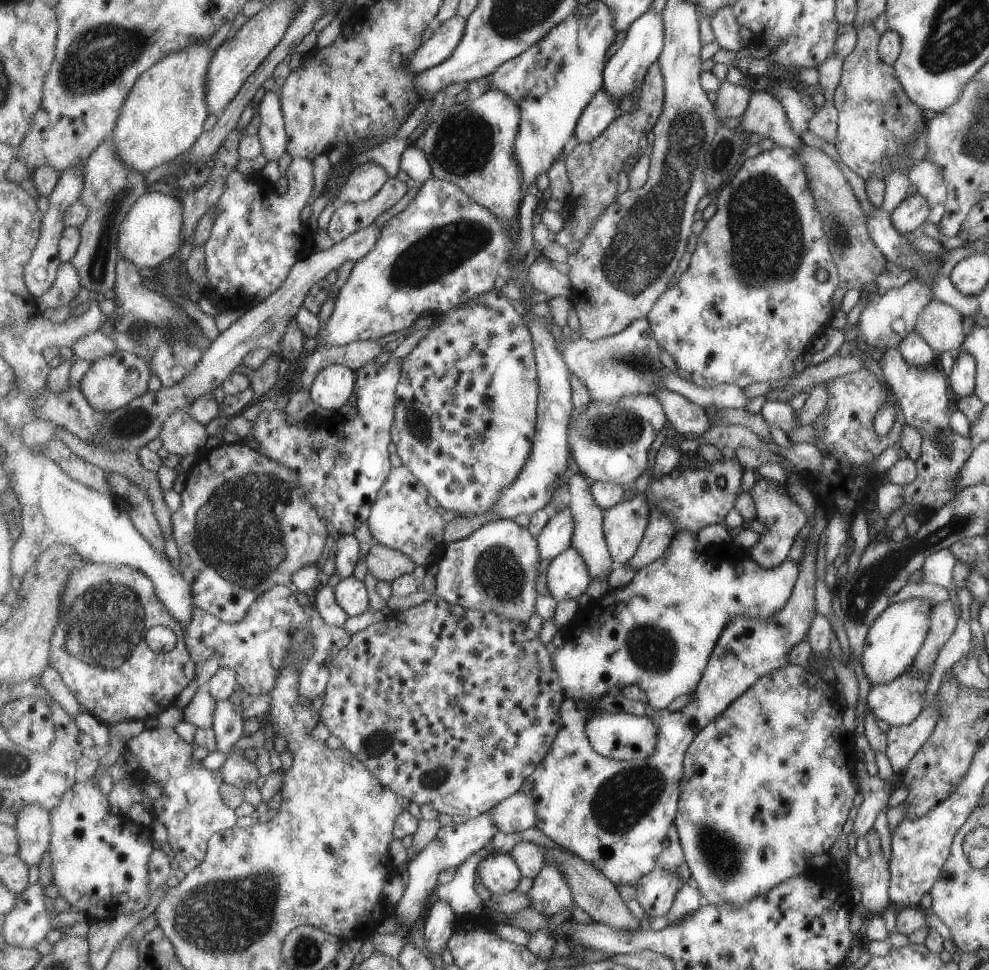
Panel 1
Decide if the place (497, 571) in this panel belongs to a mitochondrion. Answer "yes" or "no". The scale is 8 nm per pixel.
yes

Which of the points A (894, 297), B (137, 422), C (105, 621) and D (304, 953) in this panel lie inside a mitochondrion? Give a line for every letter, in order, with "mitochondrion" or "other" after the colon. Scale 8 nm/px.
A: other
B: mitochondrion
C: mitochondrion
D: mitochondrion

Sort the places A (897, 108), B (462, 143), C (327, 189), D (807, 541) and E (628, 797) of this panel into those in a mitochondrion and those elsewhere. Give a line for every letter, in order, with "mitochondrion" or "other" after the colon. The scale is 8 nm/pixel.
A: other
B: mitochondrion
C: other
D: other
E: mitochondrion

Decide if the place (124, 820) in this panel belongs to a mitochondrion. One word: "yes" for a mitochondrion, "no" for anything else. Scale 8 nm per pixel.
no

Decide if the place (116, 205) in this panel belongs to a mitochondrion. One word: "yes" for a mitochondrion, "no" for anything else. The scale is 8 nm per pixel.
yes

